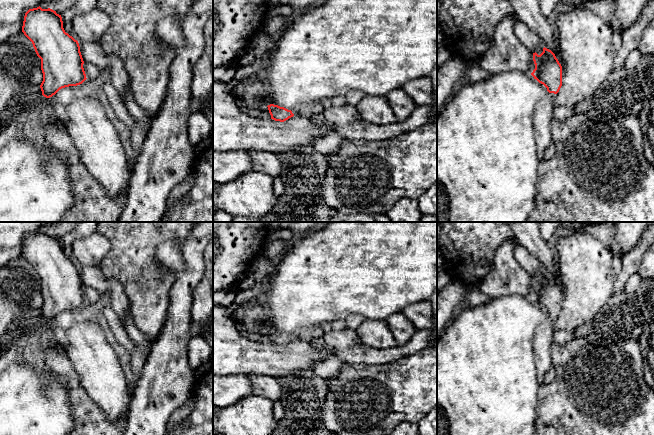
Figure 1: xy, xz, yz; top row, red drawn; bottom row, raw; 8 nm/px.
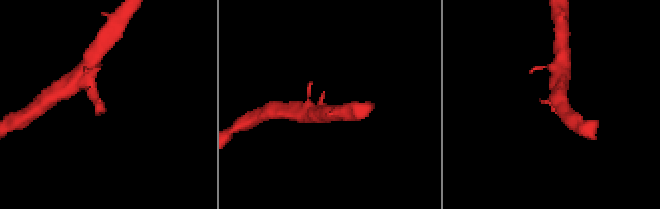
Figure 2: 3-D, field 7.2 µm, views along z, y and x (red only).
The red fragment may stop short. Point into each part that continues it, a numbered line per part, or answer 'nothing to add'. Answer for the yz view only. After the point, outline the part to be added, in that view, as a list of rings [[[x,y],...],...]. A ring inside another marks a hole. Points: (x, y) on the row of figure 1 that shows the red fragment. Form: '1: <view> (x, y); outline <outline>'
1: yz (543, 117); outline [[[547,92],[546,96],[537,102],[533,115],[533,128],[537,144],[537,155],[540,163],[544,161],[545,150],[553,144],[552,122],[554,121],[554,101],[557,94]]]

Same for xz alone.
1: xz (308, 110); outline [[[312,102],[299,105],[294,110],[292,110],[292,113],[294,115],[302,115],[311,119],[315,115],[322,113],[324,110],[325,108],[321,102]]]

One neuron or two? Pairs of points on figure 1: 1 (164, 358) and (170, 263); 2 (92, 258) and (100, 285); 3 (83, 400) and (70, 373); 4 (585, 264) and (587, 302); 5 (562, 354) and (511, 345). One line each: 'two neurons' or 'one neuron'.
1: two neurons
2: two neurons
3: two neurons
4: one neuron
5: two neurons

